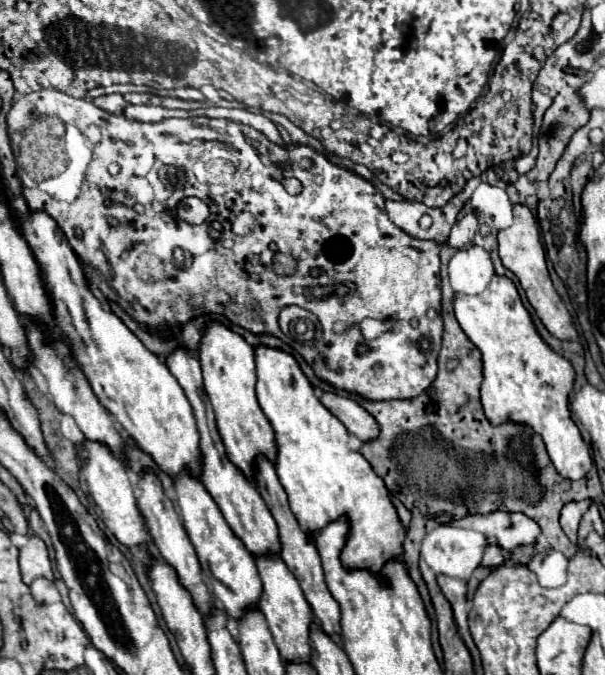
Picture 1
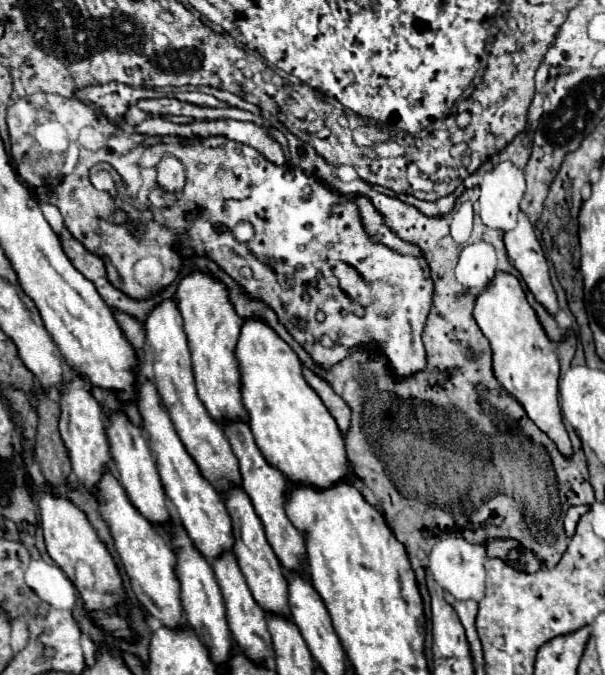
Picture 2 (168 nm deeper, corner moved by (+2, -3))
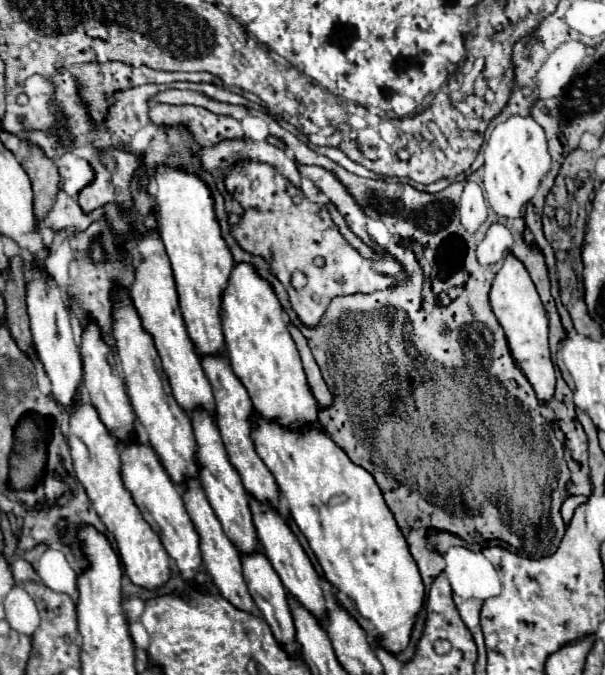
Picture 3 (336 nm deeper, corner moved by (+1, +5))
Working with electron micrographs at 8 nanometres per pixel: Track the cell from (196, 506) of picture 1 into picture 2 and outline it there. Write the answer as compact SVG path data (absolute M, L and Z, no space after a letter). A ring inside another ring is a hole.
M143 380L139 388L139 412L145 422L149 444L153 452L157 454L157 468L159 468L165 494L173 502L187 536L193 540L193 546L199 550L201 556L209 560L215 560L215 556L223 556L223 552L233 552L235 536L231 532L231 518L225 508L225 502L219 496L219 492L201 476L197 464L191 460L191 456L183 448L183 442L179 440L175 426L171 424L171 418L167 416L159 400L157 388L149 380Z

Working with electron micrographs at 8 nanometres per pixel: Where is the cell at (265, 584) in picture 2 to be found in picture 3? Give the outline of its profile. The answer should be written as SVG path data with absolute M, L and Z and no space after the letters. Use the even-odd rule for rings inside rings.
M200 408L200 410L194 410L190 418L192 418L194 440L196 440L196 464L200 468L198 478L208 496L208 502L214 508L226 536L232 540L232 544L240 552L252 552L252 548L260 548L260 546L258 546L258 536L256 536L256 528L252 522L252 514L248 508L248 494L240 480L240 474L236 472L236 468L232 468L228 454L224 452L224 444L220 444L220 434L218 434L212 414Z

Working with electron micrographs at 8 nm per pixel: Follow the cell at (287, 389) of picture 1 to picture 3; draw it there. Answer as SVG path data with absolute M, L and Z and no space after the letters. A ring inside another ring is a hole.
M234 264L228 286L222 294L220 316L226 354L232 360L232 370L248 390L256 412L266 420L276 420L278 424L290 428L318 424L316 412L320 410L320 404L316 404L316 400L312 400L312 392L308 392L300 354L296 352L292 336L286 328L288 322L280 300L252 264Z

